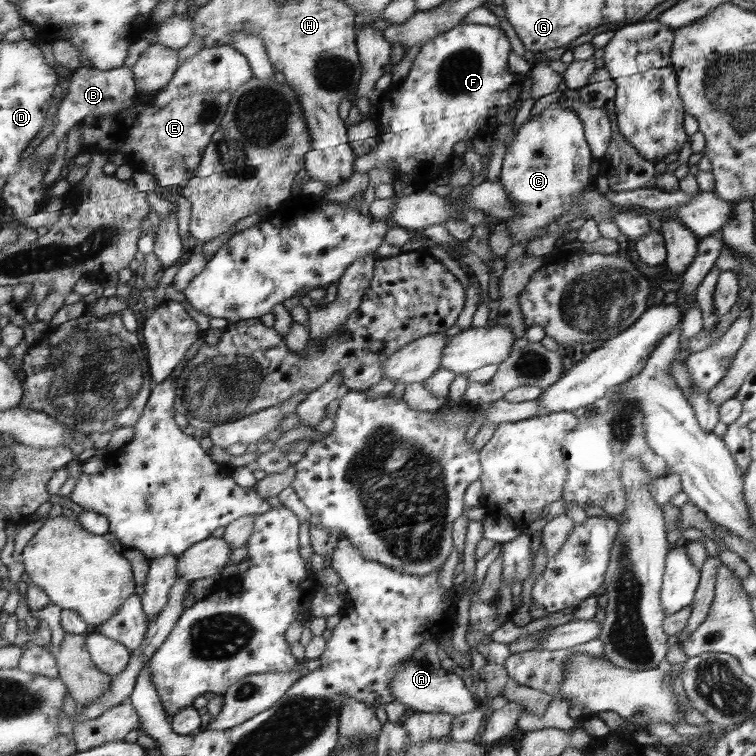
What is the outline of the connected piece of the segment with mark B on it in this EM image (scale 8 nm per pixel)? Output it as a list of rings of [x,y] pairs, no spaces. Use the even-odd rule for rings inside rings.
[[[82,66],[73,72],[71,93],[64,98],[64,102],[58,107],[58,113],[54,117],[56,127],[34,150],[32,160],[44,160],[46,168],[54,162],[54,155],[57,152],[58,142],[67,136],[68,130],[72,126],[79,124],[86,116],[93,116],[100,119],[107,114],[115,114],[118,105],[130,103],[138,97],[136,91],[136,81],[132,68],[118,68],[110,71],[97,70],[96,68]]]

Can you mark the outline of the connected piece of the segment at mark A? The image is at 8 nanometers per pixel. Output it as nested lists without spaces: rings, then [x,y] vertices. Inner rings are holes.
[[[433,639],[424,643],[411,660],[401,666],[401,670],[391,680],[391,693],[397,702],[406,705],[410,711],[448,713],[453,717],[472,712],[477,707],[476,700],[470,698],[472,692],[464,686],[456,673],[444,674],[446,670],[442,670],[440,658],[436,654],[436,641]]]

